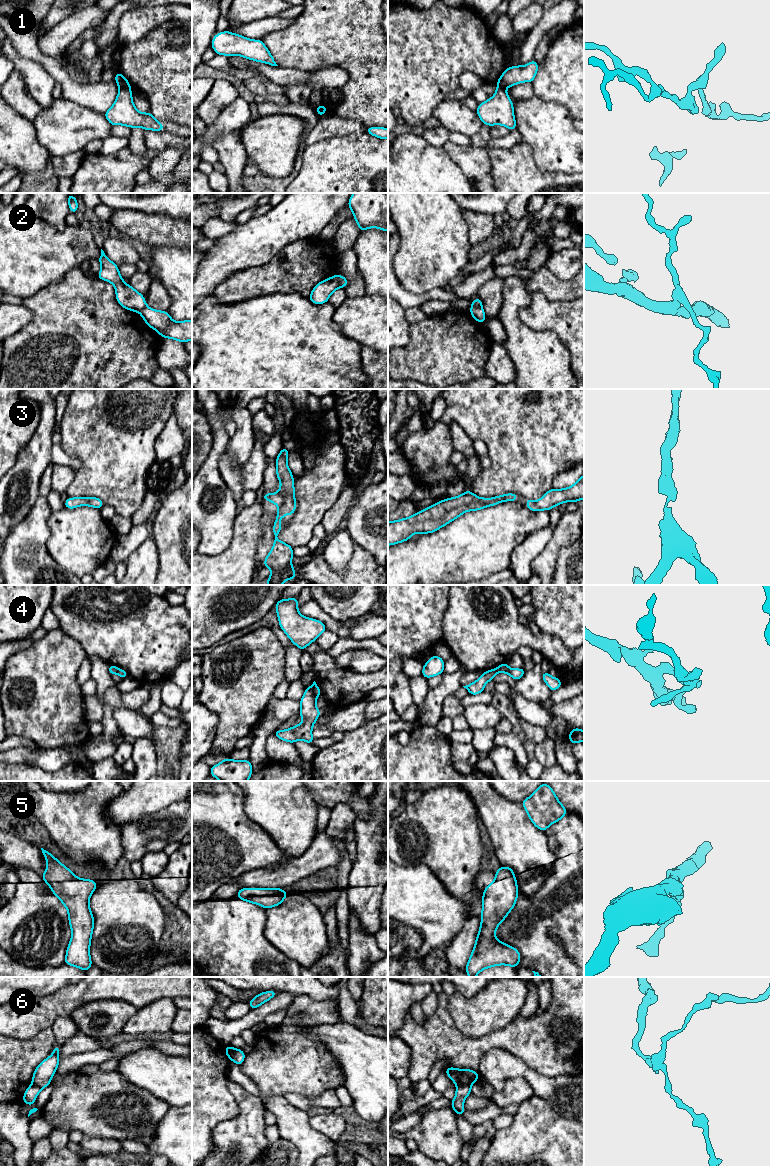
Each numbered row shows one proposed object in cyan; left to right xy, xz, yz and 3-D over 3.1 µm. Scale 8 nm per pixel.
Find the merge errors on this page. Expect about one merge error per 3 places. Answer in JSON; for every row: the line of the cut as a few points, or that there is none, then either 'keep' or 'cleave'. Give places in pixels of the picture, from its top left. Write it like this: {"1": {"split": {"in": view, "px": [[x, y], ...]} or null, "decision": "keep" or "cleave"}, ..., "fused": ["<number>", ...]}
{"1": {"split": {"in": "xy", "px": [[129, 85], [120, 88]]}, "decision": "cleave"}, "2": {"split": {"in": "xz", "px": [[338, 275], [339, 287]]}, "decision": "cleave"}, "3": {"split": null, "decision": "keep"}, "4": {"split": {"in": "xz", "px": [[311, 687], [316, 696]]}, "decision": "cleave"}, "5": {"split": null, "decision": "keep"}, "6": {"split": {"in": "yz", "px": [[457, 1084], [466, 1084], [470, 1087]]}, "decision": "cleave"}, "fused": ["1", "2", "4", "6"]}

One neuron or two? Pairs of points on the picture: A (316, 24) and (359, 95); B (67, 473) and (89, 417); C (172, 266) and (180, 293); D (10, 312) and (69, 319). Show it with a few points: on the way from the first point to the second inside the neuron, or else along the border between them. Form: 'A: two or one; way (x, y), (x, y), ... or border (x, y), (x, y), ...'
A: one; way (334, 42), (359, 67), (359, 77)
B: two; border (75, 469), (73, 480), (65, 491)
C: one; way (179, 273), (180, 286)
D: two; border (22, 304), (33, 314), (33, 318), (17, 332)

